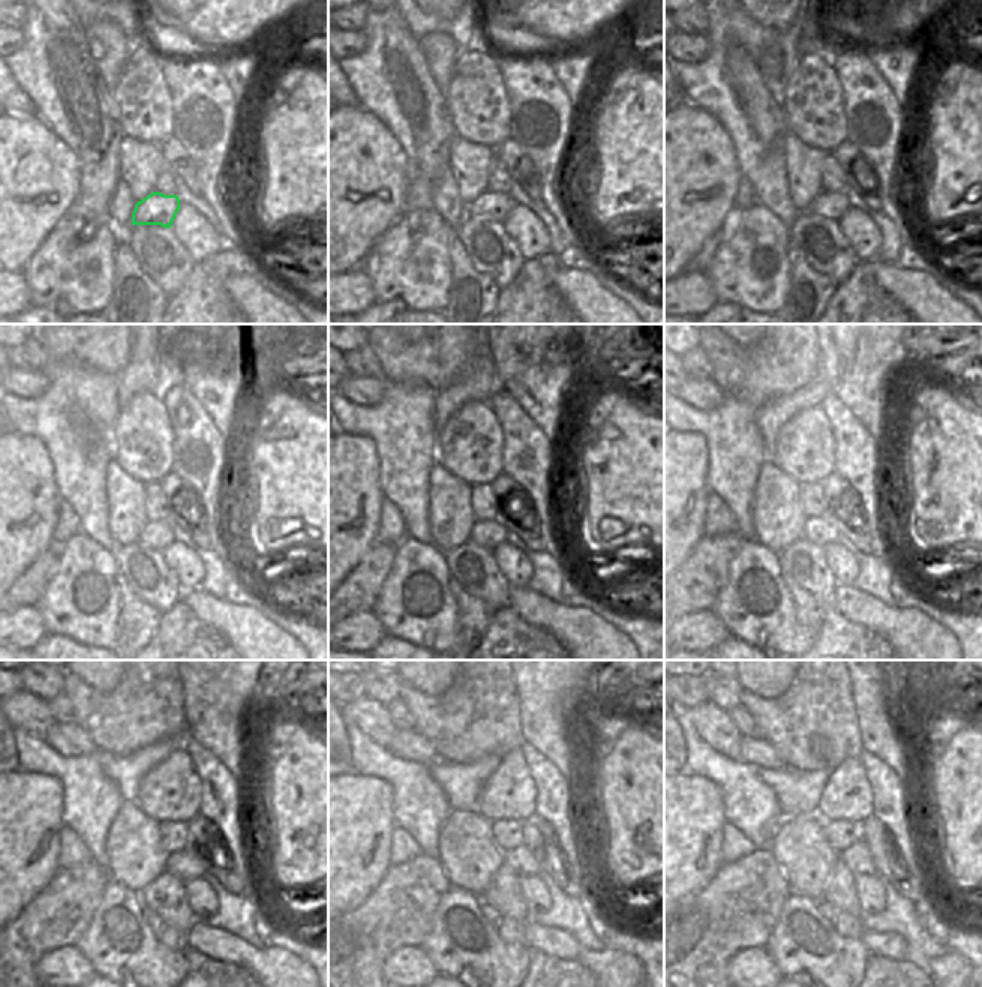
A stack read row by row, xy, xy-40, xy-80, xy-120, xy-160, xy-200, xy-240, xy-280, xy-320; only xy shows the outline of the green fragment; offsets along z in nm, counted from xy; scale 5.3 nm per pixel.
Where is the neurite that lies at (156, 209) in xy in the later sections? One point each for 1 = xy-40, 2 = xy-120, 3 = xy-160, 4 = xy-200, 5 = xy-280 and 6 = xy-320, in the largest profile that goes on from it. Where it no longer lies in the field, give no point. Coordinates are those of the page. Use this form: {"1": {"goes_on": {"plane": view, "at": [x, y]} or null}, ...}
{"1": {"goes_on": {"plane": "xy-40", "at": [495, 206]}}, "2": {"goes_on": {"plane": "xy-120", "at": [156, 536]}}, "3": {"goes_on": {"plane": "xy-160", "at": [489, 534]}}, "4": {"goes_on": {"plane": "xy-200", "at": [825, 530]}}, "5": {"goes_on": {"plane": "xy-280", "at": [519, 860]}}, "6": {"goes_on": {"plane": "xy-320", "at": [856, 857]}}}

